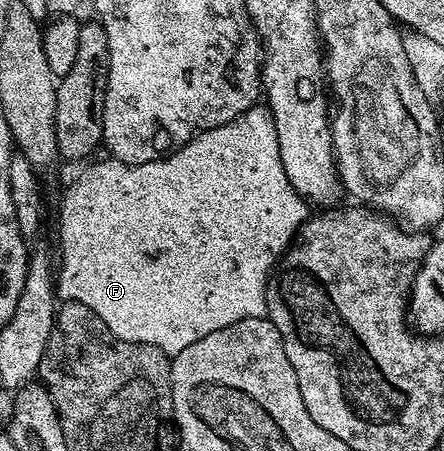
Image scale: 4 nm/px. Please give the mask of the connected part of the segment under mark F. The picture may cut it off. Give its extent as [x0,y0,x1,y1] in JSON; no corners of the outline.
[58,107,310,354]

